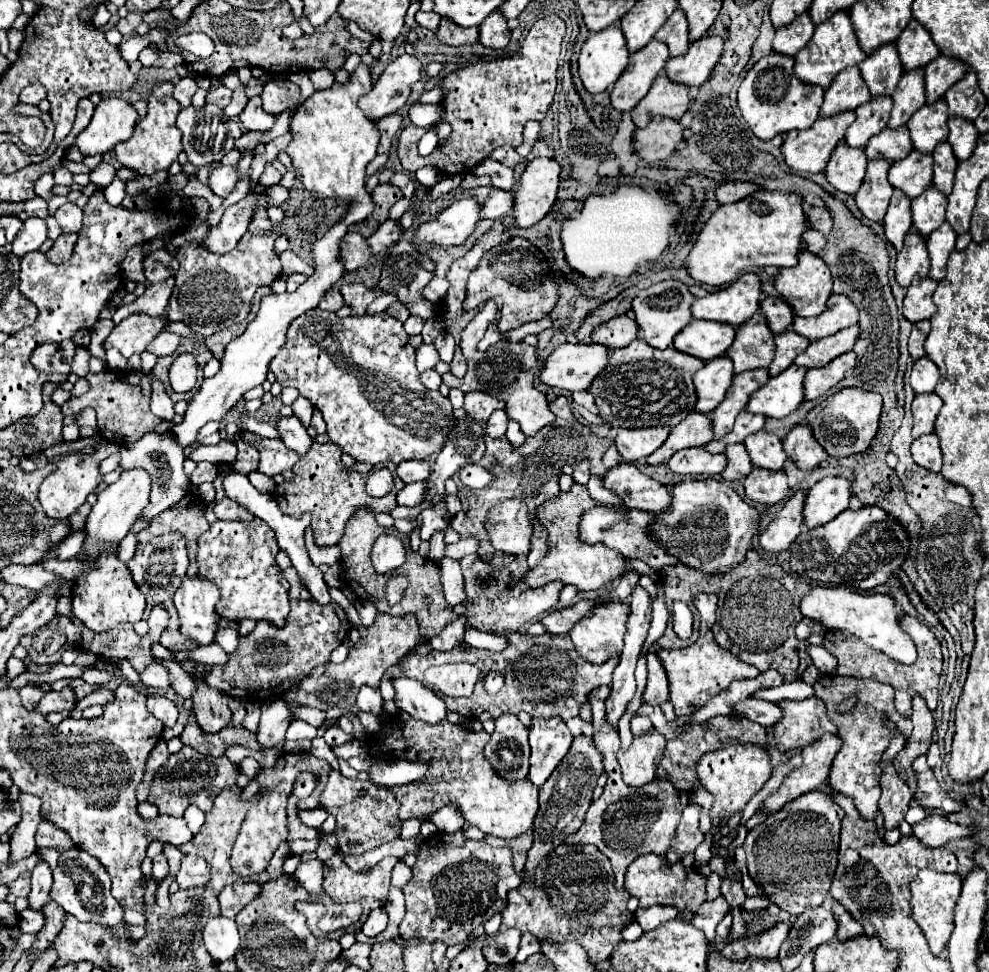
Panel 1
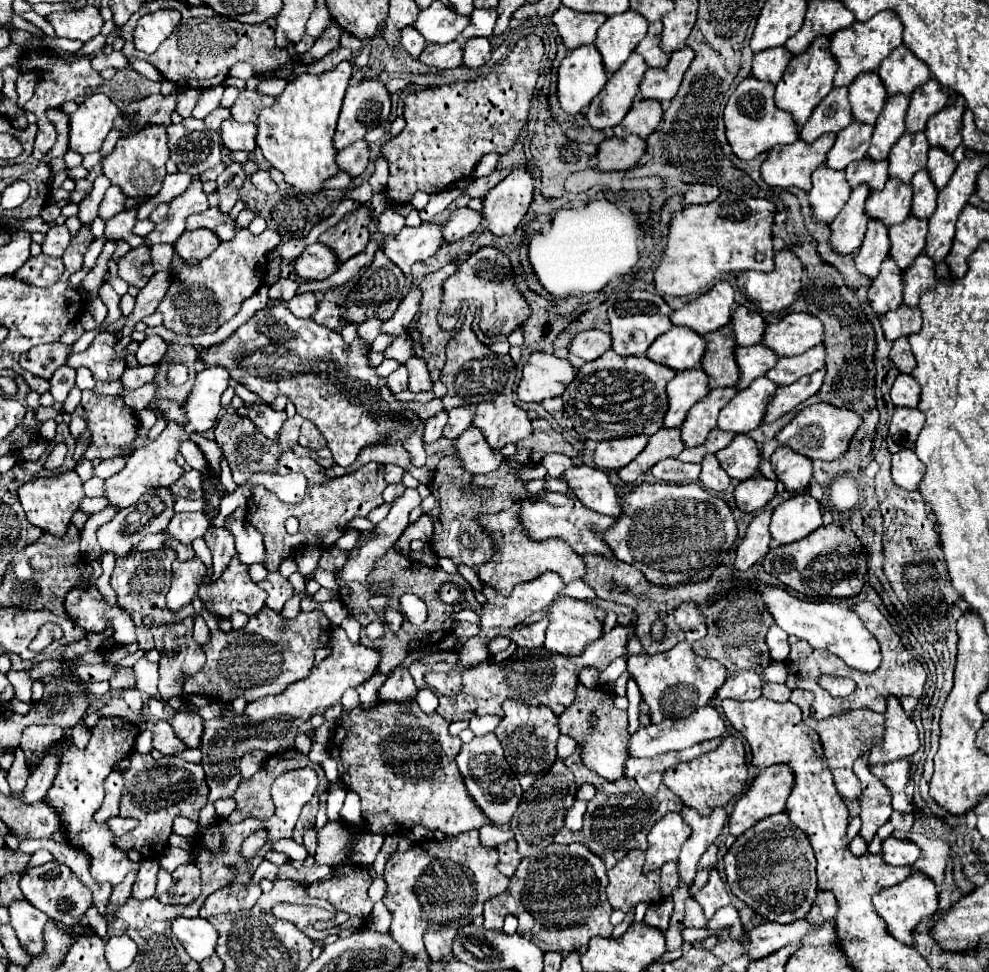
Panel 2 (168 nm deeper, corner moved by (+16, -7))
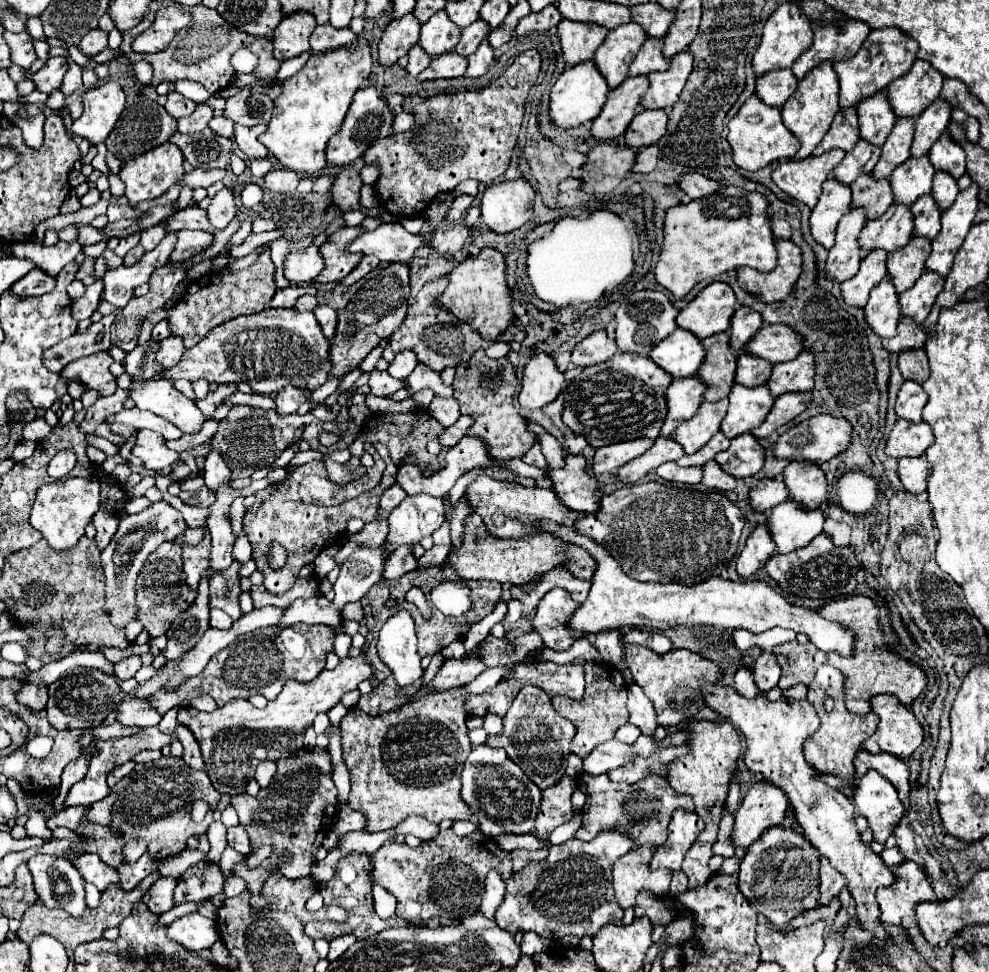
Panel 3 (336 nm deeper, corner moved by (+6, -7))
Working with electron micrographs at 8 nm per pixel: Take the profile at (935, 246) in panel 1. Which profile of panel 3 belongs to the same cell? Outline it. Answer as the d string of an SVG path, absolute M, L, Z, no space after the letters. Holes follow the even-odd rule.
M924 272L918 282L900 296L900 312L902 316L912 318L916 324L922 324L926 316L930 314L930 308L938 296L938 292L944 288L944 278L936 272Z

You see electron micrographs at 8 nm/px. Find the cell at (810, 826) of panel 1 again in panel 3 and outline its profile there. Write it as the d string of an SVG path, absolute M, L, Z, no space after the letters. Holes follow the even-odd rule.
M768 828L746 852L740 872L738 888L742 896L764 914L772 924L784 926L798 914L814 908L818 904L818 852L812 844L794 828Z

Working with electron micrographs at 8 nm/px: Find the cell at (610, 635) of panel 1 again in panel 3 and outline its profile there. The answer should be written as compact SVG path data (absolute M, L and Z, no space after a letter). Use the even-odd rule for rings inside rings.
M562 588L550 590L538 604L536 616L530 622L532 630L540 634L546 648L568 650L580 636L566 626L568 618L576 610L576 602Z

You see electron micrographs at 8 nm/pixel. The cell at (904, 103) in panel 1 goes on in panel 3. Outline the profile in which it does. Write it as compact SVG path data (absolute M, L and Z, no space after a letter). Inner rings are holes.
M896 120L886 144L882 146L882 156L876 164L876 168L872 170L874 178L878 178L878 180L890 178L894 168L898 168L900 164L906 162L906 158L910 158L914 124L916 124L916 120Z

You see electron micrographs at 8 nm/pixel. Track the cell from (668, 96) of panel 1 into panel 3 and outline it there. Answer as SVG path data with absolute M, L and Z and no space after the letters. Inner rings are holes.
M640 110L626 130L626 146L638 150L656 144L666 132L668 116L664 110Z

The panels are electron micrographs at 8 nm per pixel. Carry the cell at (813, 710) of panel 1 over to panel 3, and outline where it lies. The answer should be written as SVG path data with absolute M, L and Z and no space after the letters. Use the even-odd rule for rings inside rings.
M704 684L700 688L704 696L704 704L712 708L722 718L730 720L734 728L738 728L746 738L744 762L746 766L762 774L764 780L782 788L796 812L796 818L804 830L804 836L810 844L828 856L830 864L848 880L848 888L852 898L856 900L856 918L862 928L870 930L878 938L886 936L886 930L880 922L880 910L876 904L878 886L890 886L894 882L892 870L882 862L878 854L866 848L860 840L860 832L854 824L854 804L842 792L830 788L822 780L818 780L818 770L814 770L802 752L804 740L820 726L820 720L814 712L814 706L808 700L788 700L780 698L776 702L766 700L764 696L744 698L732 686L724 684Z

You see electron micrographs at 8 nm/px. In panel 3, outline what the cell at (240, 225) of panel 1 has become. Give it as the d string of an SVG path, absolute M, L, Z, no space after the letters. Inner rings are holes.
M182 230L178 232L178 240L174 244L174 252L170 254L170 260L182 262L192 258L194 254L206 250L212 244L212 234L210 232L198 232L198 230Z

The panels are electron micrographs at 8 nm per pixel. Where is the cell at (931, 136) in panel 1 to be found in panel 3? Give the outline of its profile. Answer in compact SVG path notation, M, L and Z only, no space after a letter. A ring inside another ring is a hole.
M928 156L906 160L890 176L894 204L910 206L920 196L930 194L930 190L932 190L932 178L934 178L934 168L932 168Z

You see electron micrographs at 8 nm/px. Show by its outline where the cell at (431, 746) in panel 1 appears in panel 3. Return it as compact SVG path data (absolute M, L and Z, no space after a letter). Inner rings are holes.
M488 668L476 680L458 690L422 696L412 704L406 704L398 710L378 716L370 716L360 708L350 708L348 716L342 718L340 722L344 762L350 770L350 786L352 786L348 806L366 816L364 832L382 832L396 828L408 814L418 814L430 822L442 822L446 818L470 820L472 810L460 798L460 774L472 750L468 740L468 728L464 724L468 716L464 710L464 700L470 694L482 694L486 692L486 688L496 686L504 676L504 672L506 672L504 668Z

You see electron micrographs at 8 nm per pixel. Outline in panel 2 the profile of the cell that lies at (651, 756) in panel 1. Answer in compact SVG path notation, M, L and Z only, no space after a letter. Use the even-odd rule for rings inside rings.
M578 684L576 690L576 700L562 712L560 720L560 732L566 736L572 736L576 742L584 744L584 754L582 754L582 762L586 768L590 768L592 772L600 774L602 778L606 778L608 782L616 782L618 778L622 778L622 770L628 756L628 740L630 740L630 732L628 732L628 718L626 712L618 710L612 704L612 698L606 690L598 688L598 690L588 690L582 684ZM590 714L596 714L596 726L592 726Z

